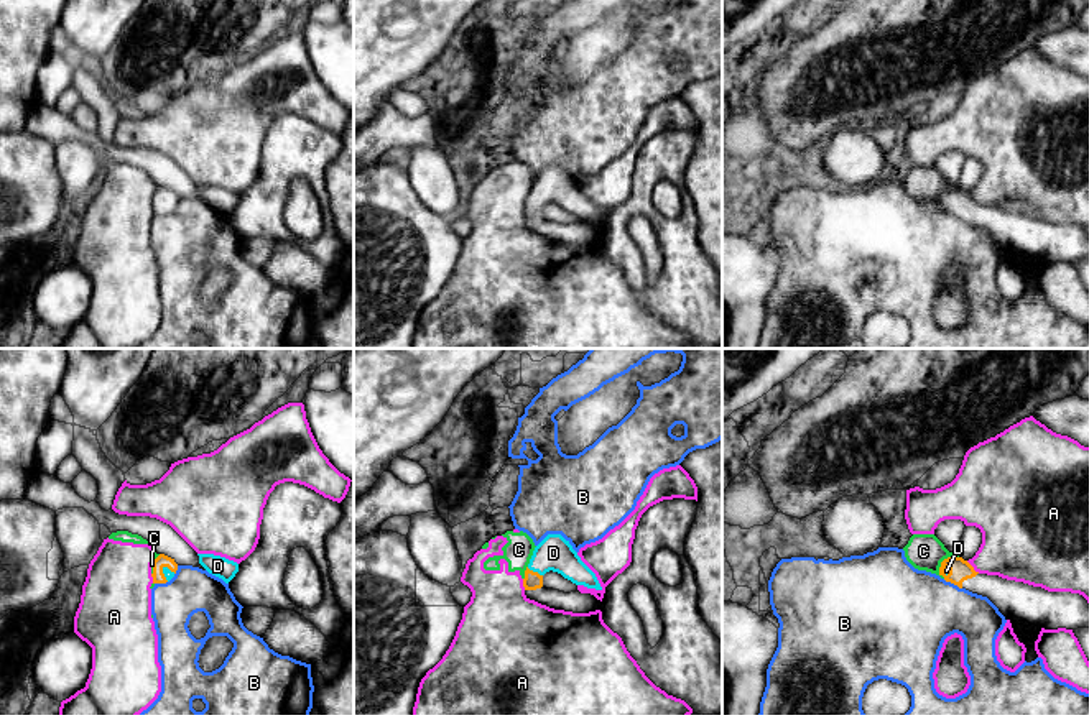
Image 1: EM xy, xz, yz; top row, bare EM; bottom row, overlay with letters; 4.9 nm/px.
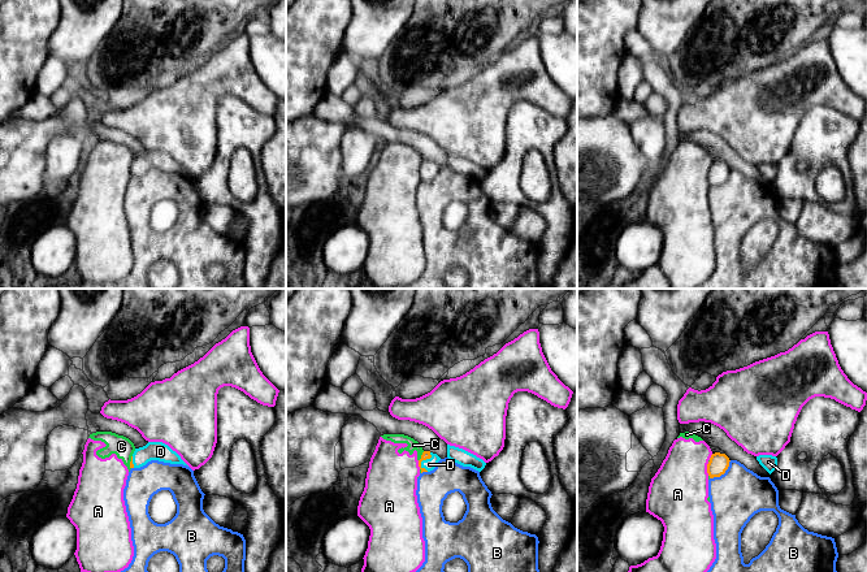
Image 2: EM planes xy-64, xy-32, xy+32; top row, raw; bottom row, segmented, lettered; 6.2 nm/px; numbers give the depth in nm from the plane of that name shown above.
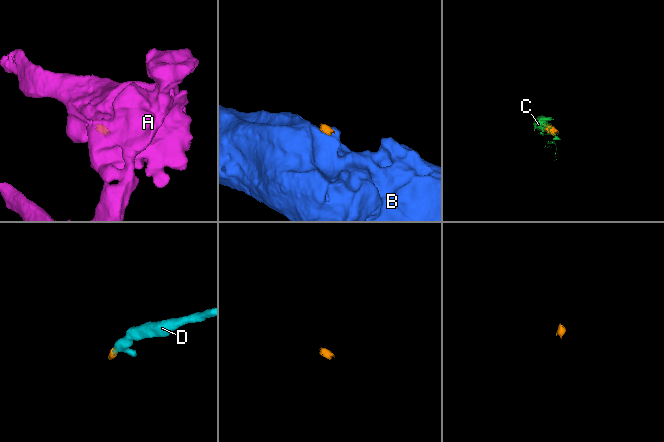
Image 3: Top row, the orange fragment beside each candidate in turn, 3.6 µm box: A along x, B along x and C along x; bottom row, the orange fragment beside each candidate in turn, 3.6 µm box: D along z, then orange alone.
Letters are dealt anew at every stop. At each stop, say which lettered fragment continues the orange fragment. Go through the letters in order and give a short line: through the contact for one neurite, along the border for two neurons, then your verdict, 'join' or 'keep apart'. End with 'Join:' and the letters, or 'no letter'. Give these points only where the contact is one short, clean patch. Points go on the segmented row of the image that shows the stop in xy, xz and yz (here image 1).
A: line yz (966, 561), (979, 572); keep apart
B: line yz (943, 579), (961, 589); keep apart
C: line yz (958, 556), (948, 556), (941, 562), (938, 574); keep apart
D: line xz (532, 581), (535, 572), (553, 553); join
Join: D

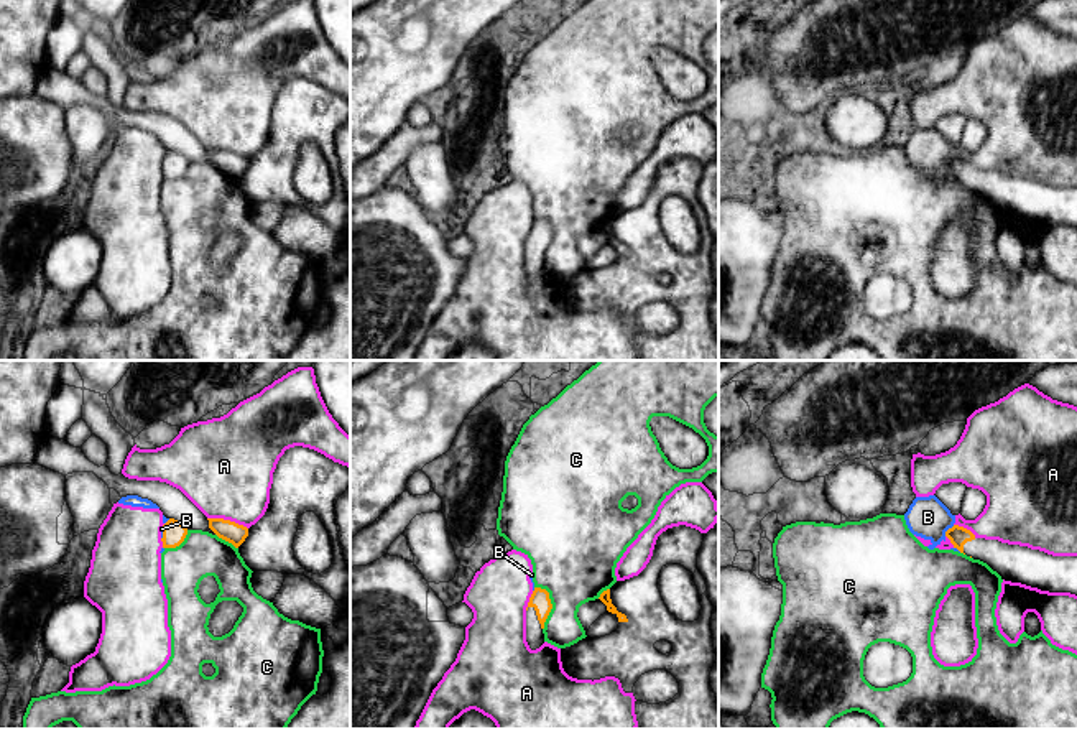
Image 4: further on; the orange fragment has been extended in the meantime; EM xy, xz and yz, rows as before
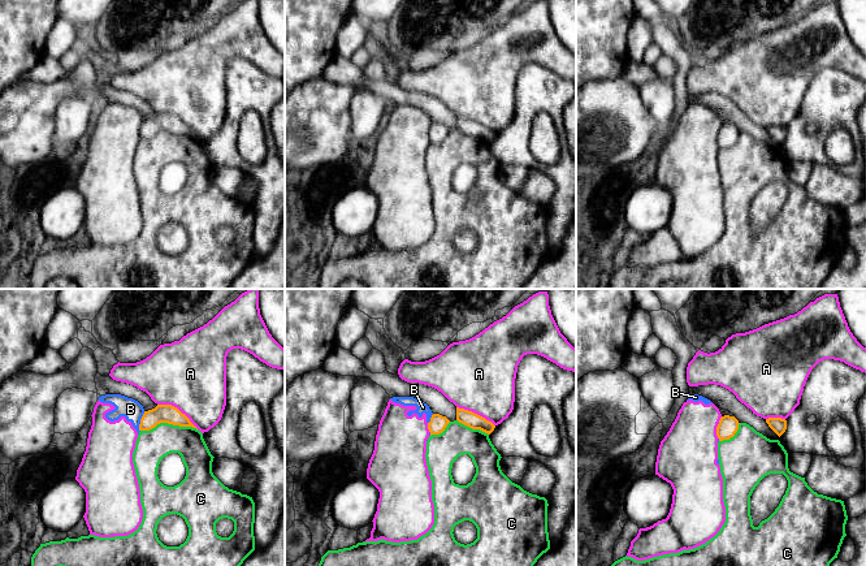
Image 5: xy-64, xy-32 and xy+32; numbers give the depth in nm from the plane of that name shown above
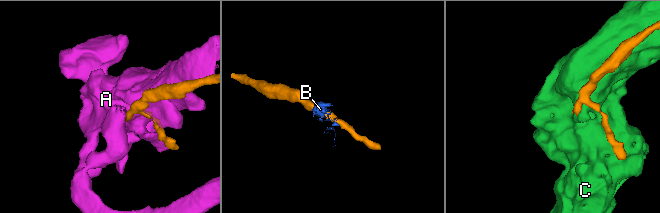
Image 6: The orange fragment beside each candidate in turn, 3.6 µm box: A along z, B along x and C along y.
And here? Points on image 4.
A: keep apart
B: line yz (954, 525), (944, 535); keep apart
C: keep apart
Join: no letter

